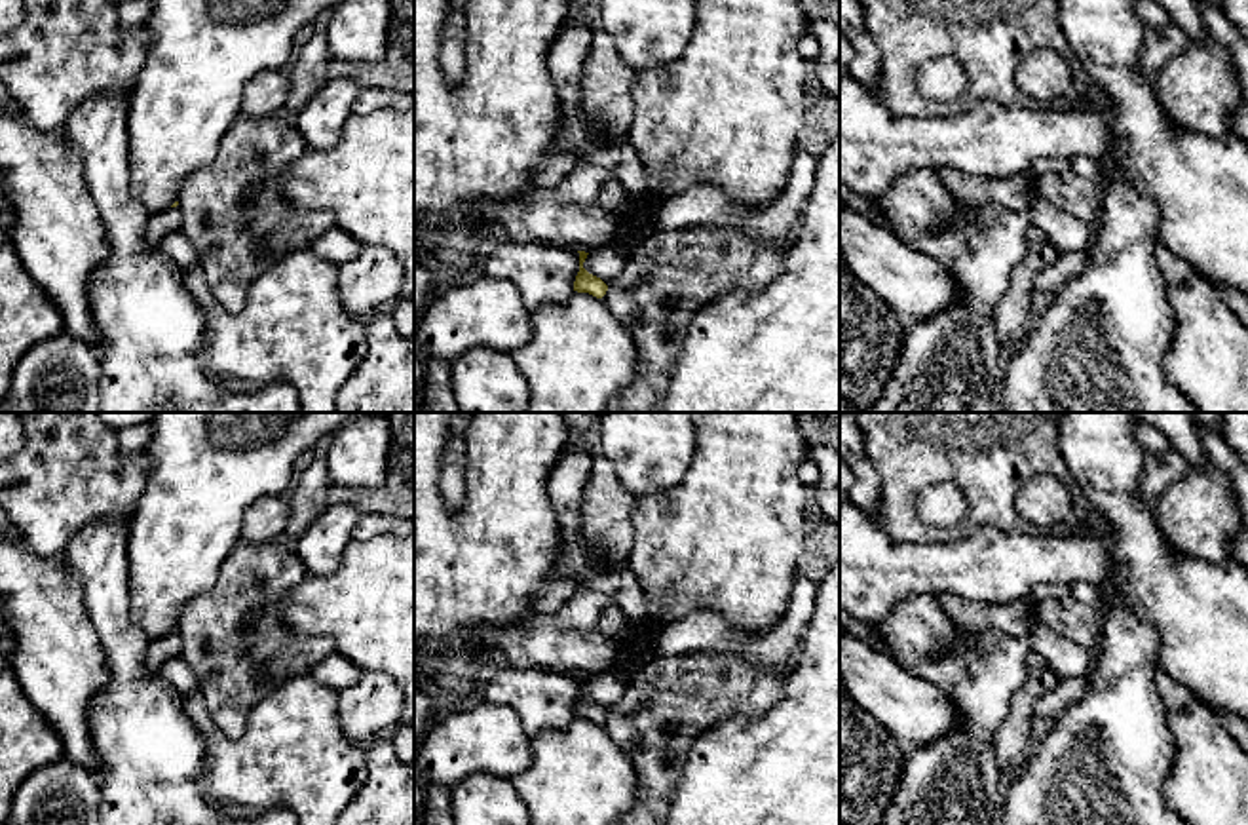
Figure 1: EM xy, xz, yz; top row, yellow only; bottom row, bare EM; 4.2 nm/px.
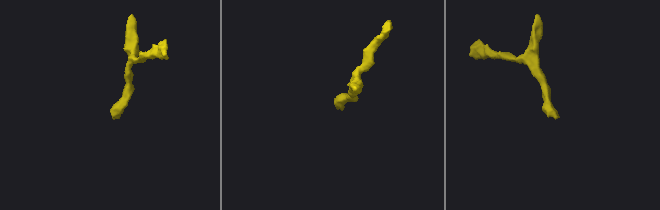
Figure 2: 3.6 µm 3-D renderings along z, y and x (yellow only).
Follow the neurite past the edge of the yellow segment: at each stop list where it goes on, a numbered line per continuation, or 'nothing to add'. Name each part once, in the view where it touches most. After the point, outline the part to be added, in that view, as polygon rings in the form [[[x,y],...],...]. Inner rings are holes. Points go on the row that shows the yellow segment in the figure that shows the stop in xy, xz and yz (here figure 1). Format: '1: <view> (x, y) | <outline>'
1: xy (162, 223) | [[[179,205],[152,213],[148,215],[148,221],[146,221],[146,243],[154,249],[160,249],[160,241],[167,234],[179,228],[182,228],[182,213]]]

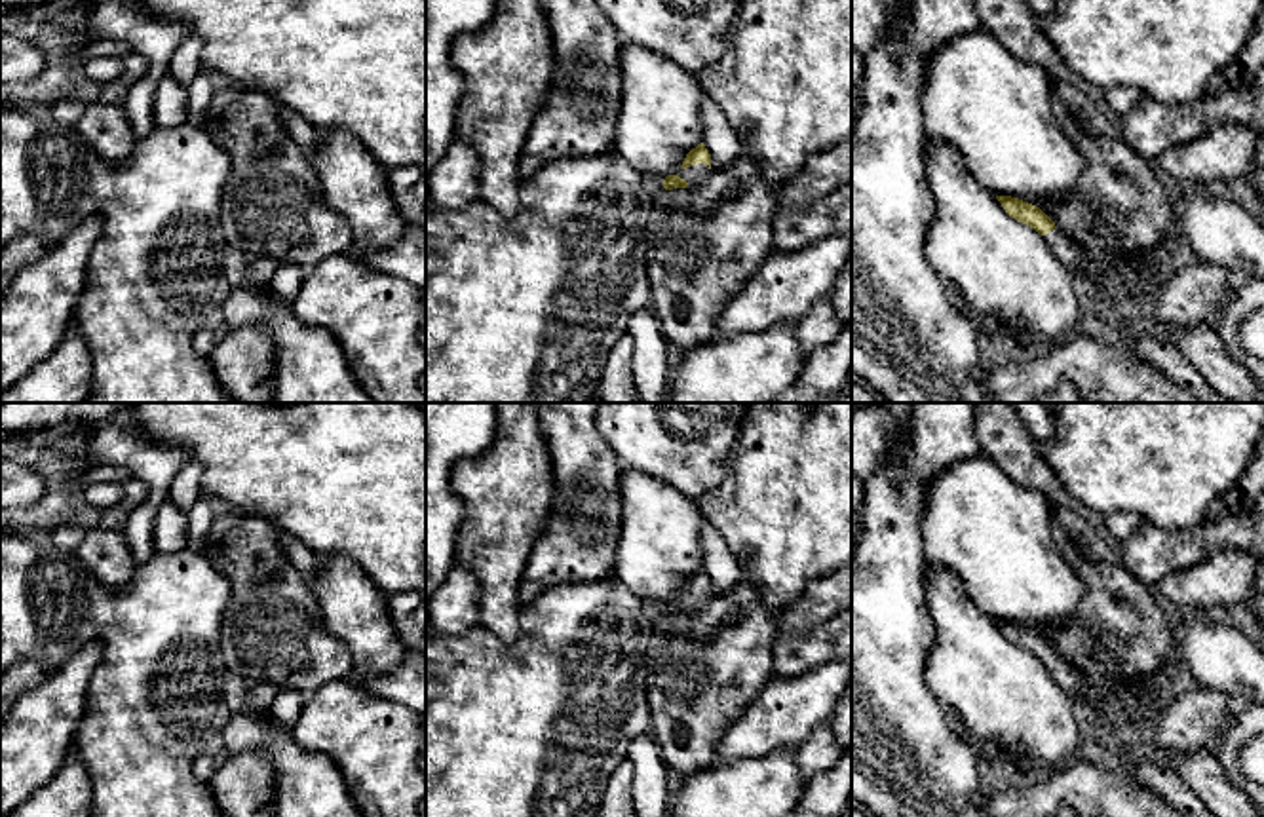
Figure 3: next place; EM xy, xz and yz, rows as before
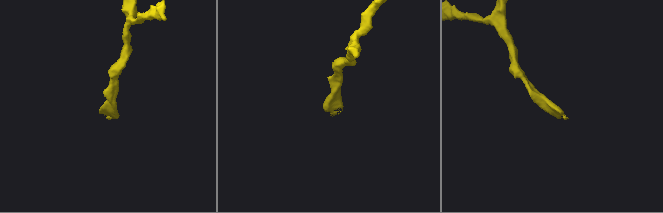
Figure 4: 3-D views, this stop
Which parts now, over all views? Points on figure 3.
1: xz (694, 173) | [[[698,163],[686,169],[679,169],[677,175],[688,182],[688,188],[698,186],[701,179],[707,175],[709,165]]]

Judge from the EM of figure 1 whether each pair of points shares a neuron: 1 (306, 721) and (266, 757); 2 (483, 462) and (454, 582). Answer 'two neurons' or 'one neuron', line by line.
1: one neuron
2: one neuron

